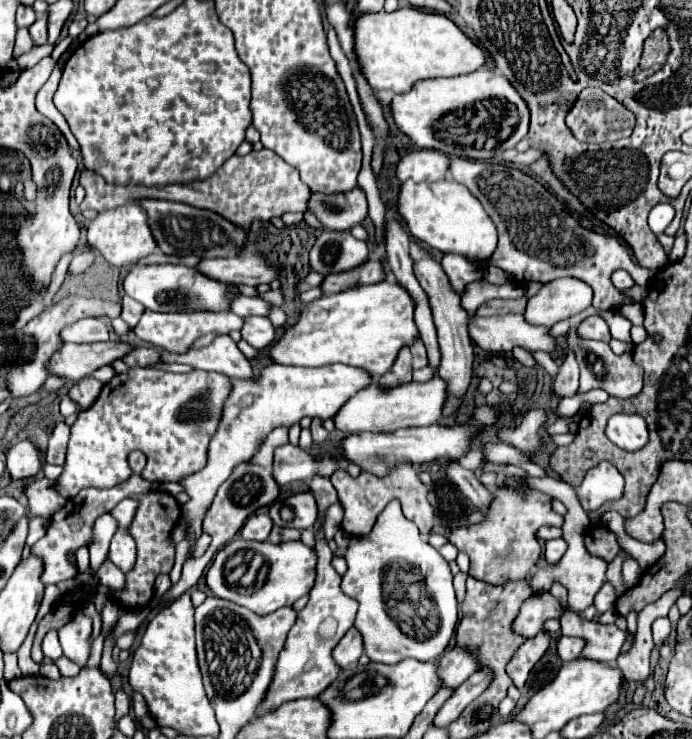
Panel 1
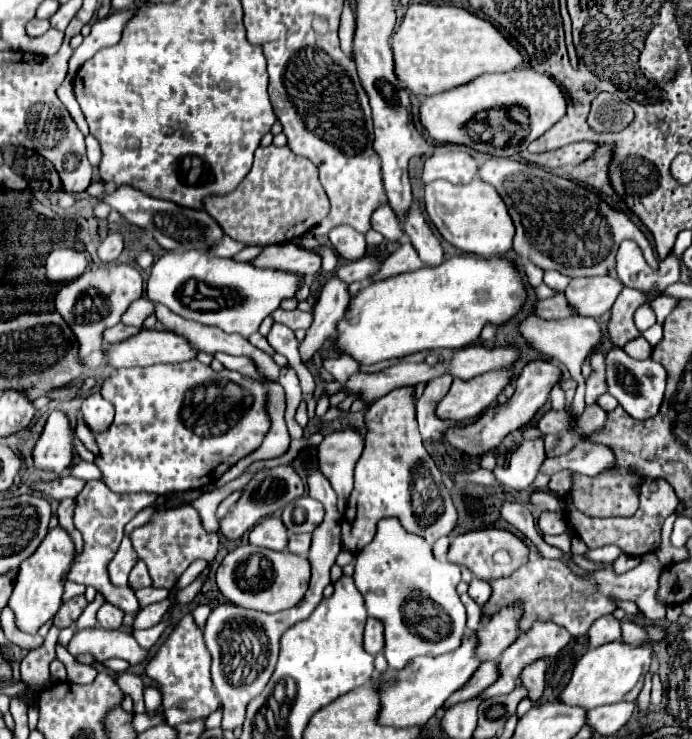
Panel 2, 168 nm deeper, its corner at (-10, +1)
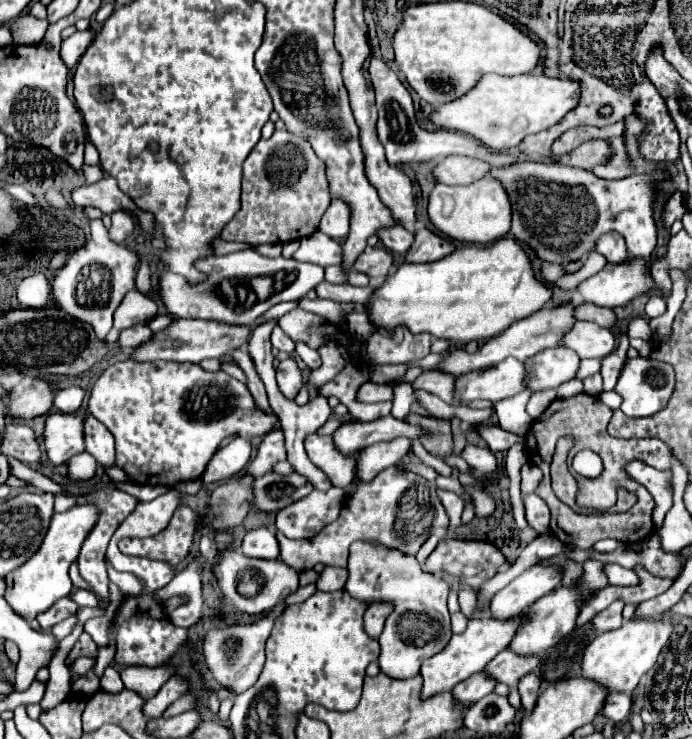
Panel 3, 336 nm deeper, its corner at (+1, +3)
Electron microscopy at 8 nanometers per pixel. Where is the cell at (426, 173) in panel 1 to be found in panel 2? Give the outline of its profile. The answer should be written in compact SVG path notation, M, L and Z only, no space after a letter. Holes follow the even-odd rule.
M440 150L426 160L424 182L434 182L438 178L452 184L468 184L478 176L480 162L462 150Z

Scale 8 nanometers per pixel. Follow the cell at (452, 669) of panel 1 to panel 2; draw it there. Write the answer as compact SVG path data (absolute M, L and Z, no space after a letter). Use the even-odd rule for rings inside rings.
M514 602L512 606L504 606L500 612L496 612L492 620L478 630L480 658L496 660L518 638L518 624L522 614L524 610L520 602Z

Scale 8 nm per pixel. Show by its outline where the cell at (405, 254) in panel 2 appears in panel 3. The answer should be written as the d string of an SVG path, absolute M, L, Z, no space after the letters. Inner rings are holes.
M421 228L415 234L415 242L413 248L409 248L409 252L405 252L403 260L405 262L417 262L417 264L425 264L425 262L435 262L447 254L451 254L455 250L453 242L443 240L439 236L435 236L431 230Z

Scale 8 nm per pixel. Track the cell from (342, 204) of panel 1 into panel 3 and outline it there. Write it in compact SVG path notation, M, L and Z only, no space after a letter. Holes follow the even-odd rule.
M401 226L381 228L381 232L377 232L377 236L389 250L399 252L399 254L405 254L409 250L409 246L413 244L413 234Z

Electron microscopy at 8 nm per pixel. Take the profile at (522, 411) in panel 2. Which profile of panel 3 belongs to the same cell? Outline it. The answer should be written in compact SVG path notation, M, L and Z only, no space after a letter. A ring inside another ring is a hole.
M547 348L537 356L525 360L525 388L537 392L557 388L571 380L579 368L579 356L569 348Z

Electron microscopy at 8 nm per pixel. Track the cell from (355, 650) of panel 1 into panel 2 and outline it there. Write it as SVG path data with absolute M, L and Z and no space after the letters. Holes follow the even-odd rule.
M368 618L364 632L364 646L370 654L378 654L384 648L384 624L378 618Z

